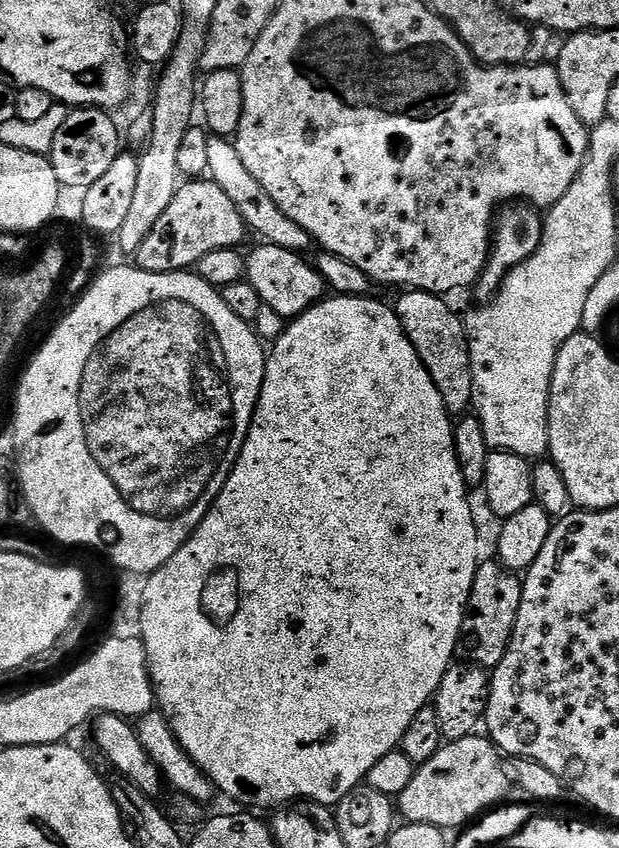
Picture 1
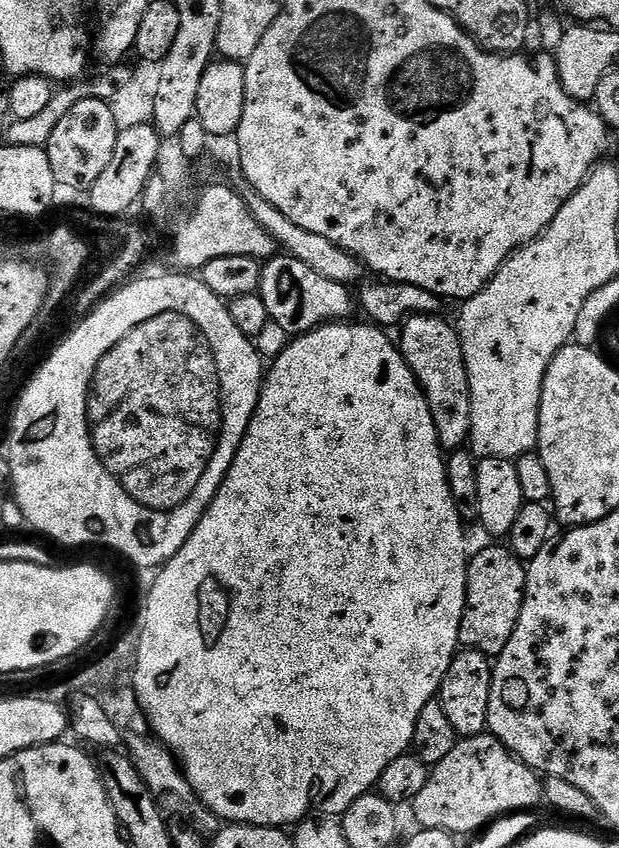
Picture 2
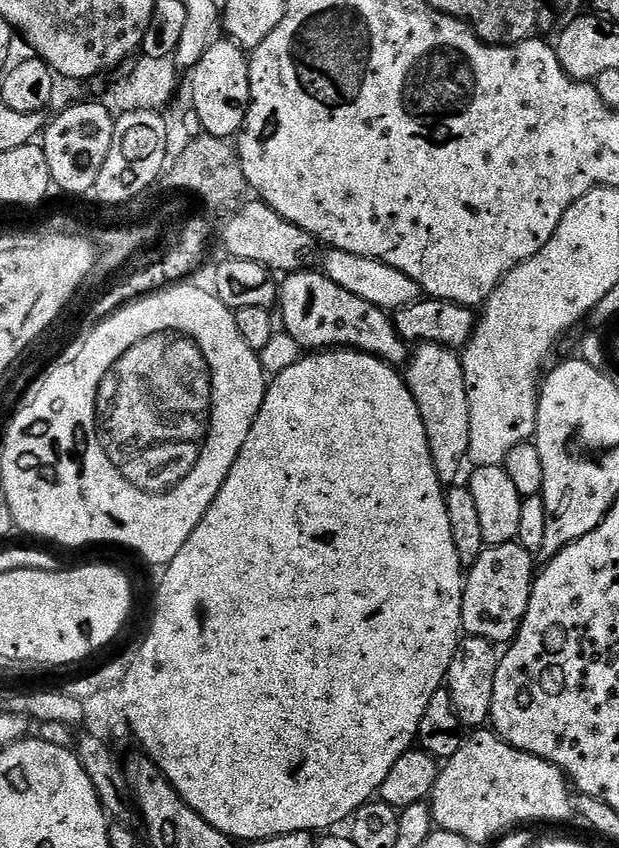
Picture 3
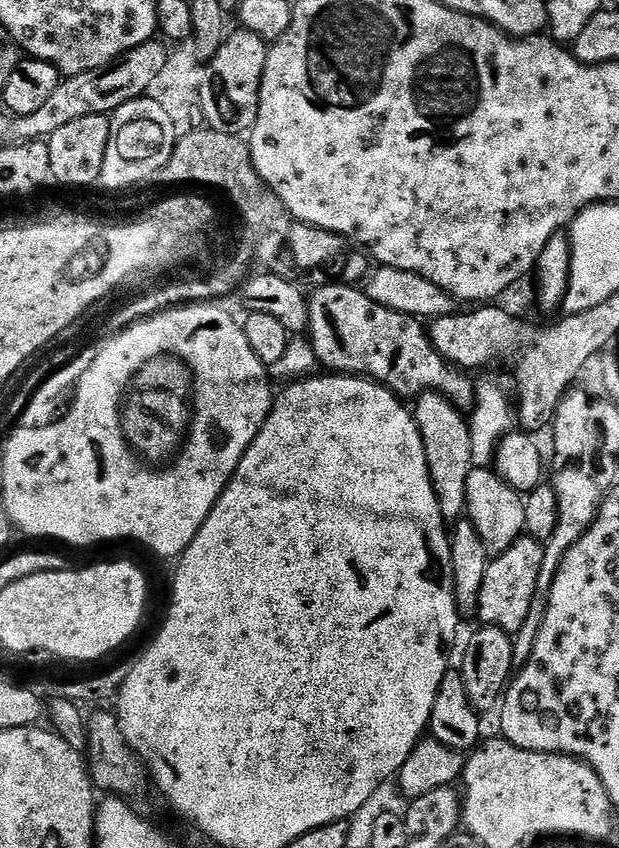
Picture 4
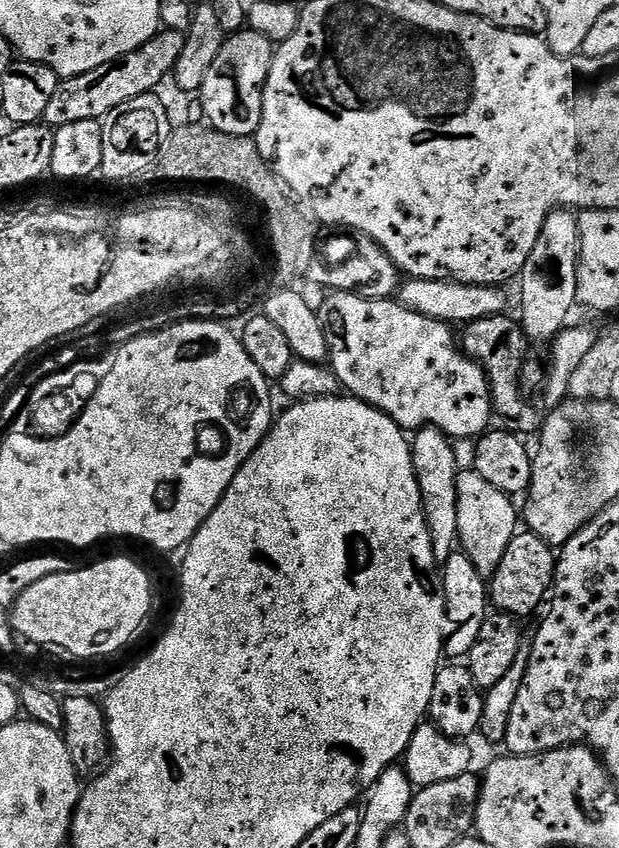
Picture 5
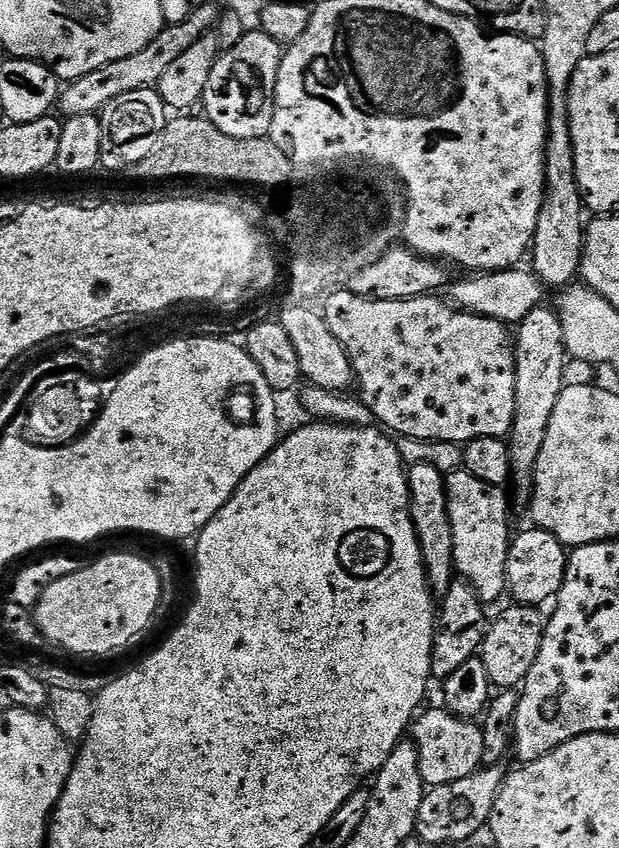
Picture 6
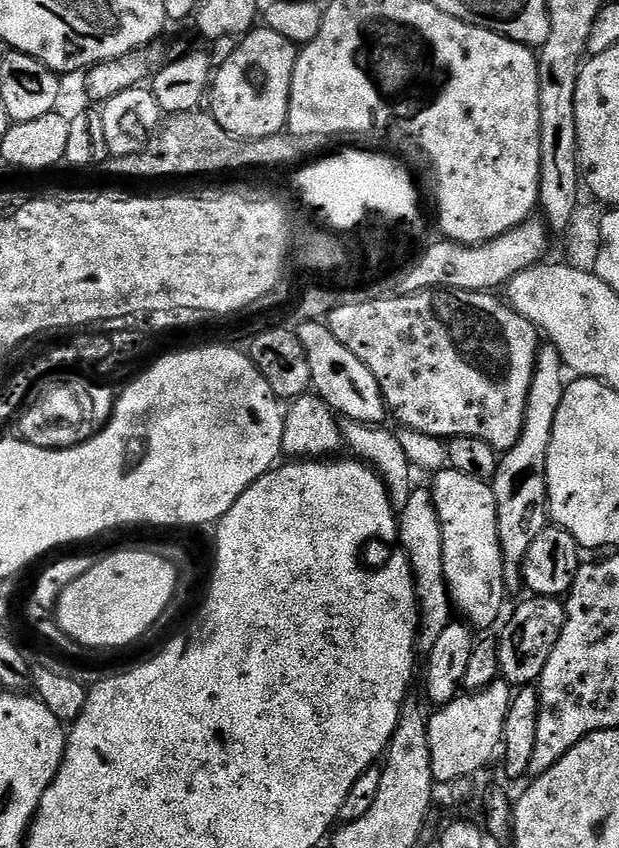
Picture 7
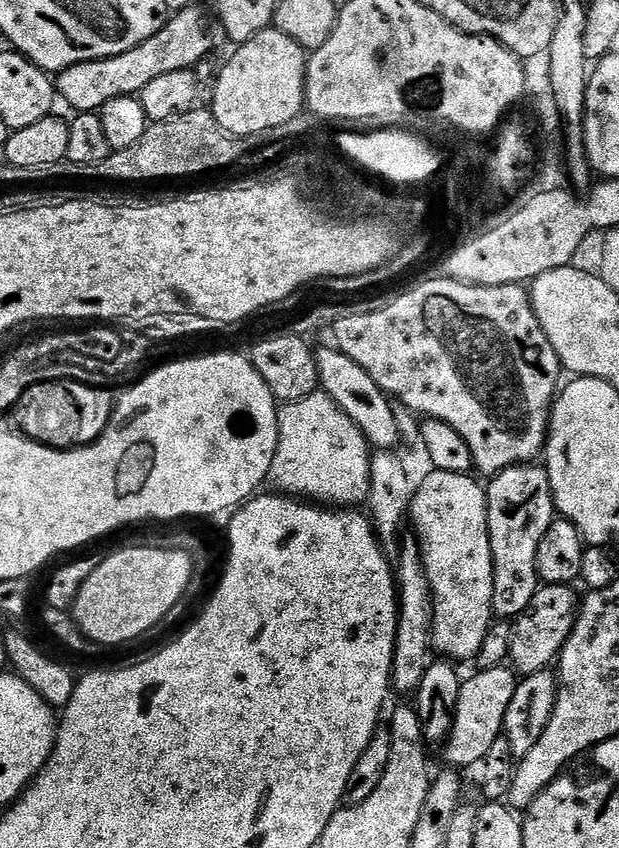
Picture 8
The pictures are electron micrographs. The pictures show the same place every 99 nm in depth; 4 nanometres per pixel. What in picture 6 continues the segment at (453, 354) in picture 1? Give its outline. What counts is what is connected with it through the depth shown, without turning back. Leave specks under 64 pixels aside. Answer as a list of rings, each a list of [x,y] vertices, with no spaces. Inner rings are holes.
[[[413,464],[407,469],[407,473],[410,494],[408,509],[414,522],[418,546],[422,550],[428,585],[432,587],[433,597],[443,598],[458,576],[454,562],[454,530],[450,526],[448,509],[448,482],[445,473],[434,470],[434,466],[429,464]]]

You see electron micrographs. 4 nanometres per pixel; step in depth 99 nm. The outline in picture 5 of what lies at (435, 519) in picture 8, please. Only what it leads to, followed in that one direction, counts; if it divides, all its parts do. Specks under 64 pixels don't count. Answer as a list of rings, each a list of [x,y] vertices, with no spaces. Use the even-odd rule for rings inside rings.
[[[475,470],[461,471],[458,478],[458,534],[459,547],[478,566],[478,574],[490,578],[498,570],[502,562],[502,554],[506,554],[506,546],[518,534],[518,508],[513,497],[502,490],[490,486],[482,474]]]

